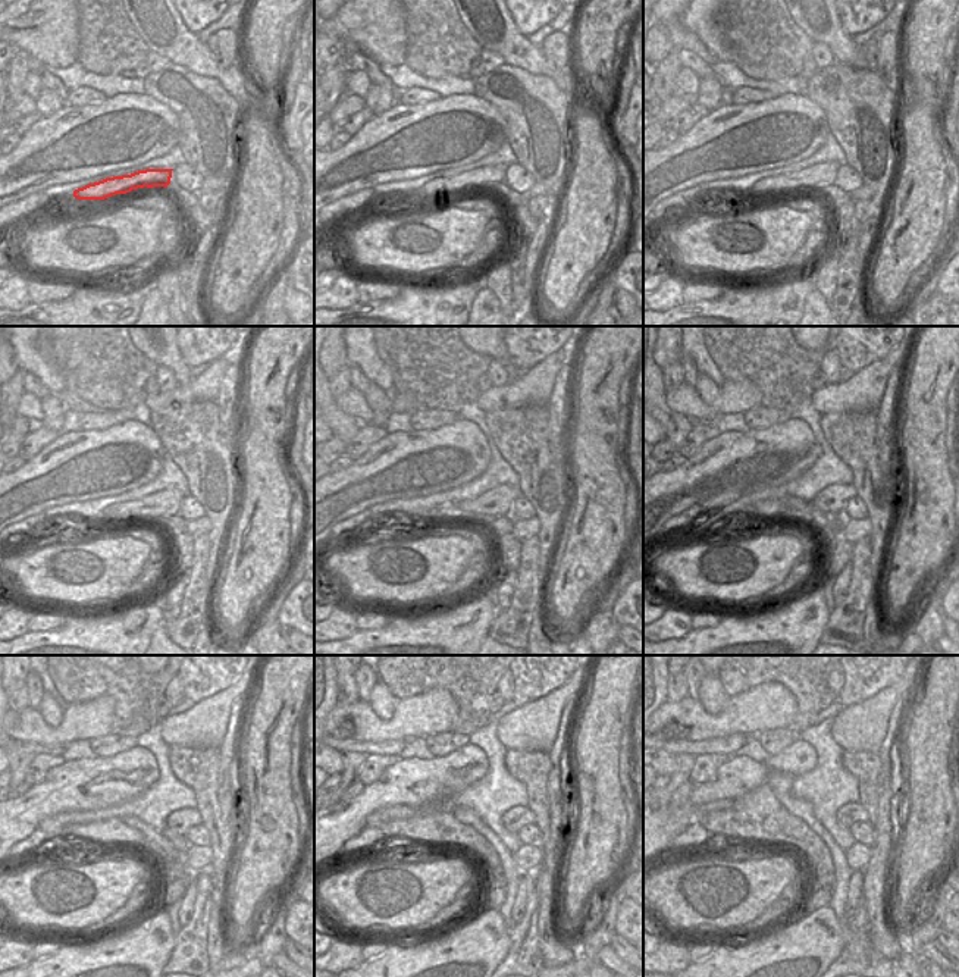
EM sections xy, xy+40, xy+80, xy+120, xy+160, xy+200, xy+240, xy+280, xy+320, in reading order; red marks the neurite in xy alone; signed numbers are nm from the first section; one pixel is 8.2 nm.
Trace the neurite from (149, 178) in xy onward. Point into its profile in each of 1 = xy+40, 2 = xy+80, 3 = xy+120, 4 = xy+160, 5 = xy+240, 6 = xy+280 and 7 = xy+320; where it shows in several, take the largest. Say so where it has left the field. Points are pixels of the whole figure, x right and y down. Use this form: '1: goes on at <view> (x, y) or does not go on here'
1: goes on at xy+40 (485, 177)
2: goes on at xy+80 (812, 178)
3: goes on at xy+120 (166, 503)
4: goes on at xy+160 (498, 501)
5: goes on at xy+240 (179, 822)
6: goes on at xy+280 (513, 820)
7: goes on at xy+320 (848, 814)

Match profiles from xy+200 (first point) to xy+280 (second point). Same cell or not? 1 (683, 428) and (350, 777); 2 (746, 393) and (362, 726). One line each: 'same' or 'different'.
1: same
2: same

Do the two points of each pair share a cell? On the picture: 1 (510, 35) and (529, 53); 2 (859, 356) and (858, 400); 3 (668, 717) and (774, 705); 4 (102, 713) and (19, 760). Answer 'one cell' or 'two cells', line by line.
1: one cell
2: two cells
3: one cell
4: two cells

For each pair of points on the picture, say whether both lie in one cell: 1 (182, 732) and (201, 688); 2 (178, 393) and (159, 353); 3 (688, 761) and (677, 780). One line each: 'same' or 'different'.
1: different
2: different
3: same

